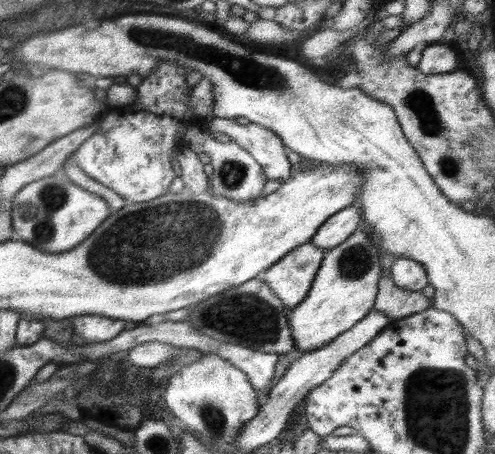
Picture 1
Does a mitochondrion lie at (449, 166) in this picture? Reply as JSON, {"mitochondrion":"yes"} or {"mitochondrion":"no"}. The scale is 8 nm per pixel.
{"mitochondrion":"yes"}

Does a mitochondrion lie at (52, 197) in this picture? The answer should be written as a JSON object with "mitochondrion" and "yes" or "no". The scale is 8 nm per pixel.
{"mitochondrion":"yes"}

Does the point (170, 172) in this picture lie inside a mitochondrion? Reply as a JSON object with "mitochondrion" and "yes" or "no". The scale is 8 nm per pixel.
{"mitochondrion":"no"}

